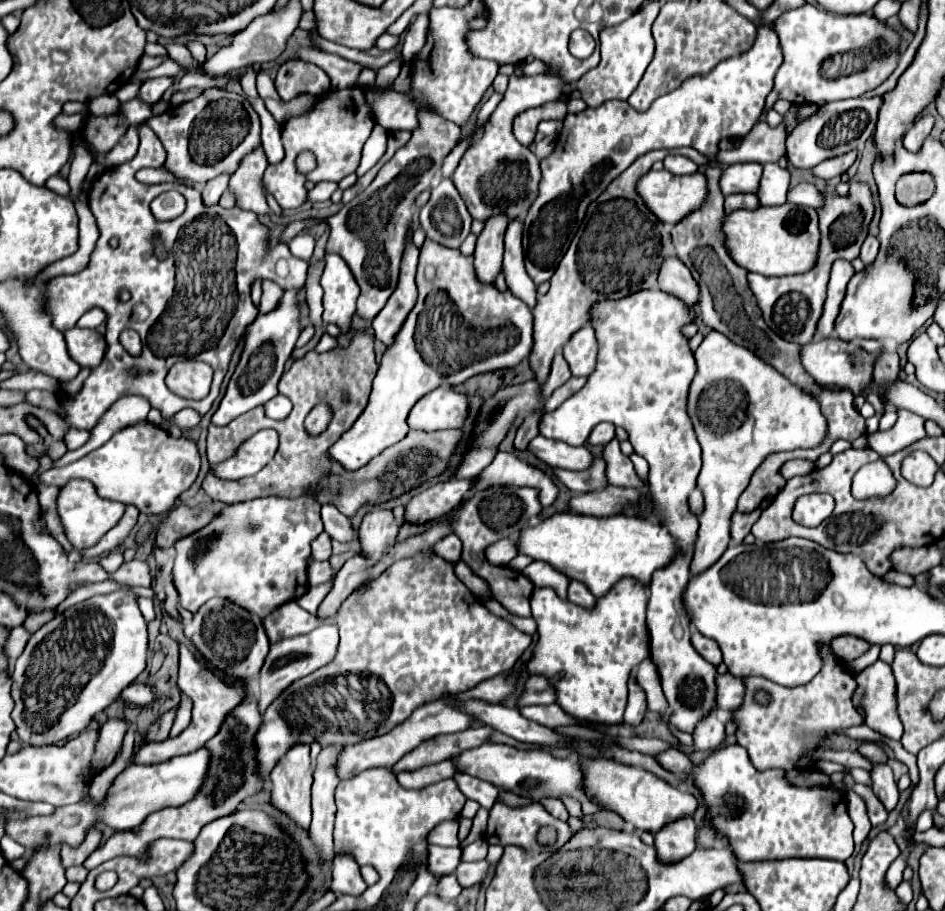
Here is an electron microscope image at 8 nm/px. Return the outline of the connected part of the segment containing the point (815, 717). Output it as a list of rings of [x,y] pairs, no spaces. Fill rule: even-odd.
[[[821,646],[819,656],[823,660],[823,666],[819,674],[805,686],[785,688],[759,676],[743,678],[743,684],[745,684],[743,704],[741,708],[731,712],[731,718],[737,724],[737,730],[735,730],[737,744],[747,750],[757,770],[769,770],[769,768],[799,770],[799,758],[803,758],[809,752],[815,752],[819,748],[819,742],[825,736],[843,728],[865,723],[865,719],[857,714],[851,700],[857,688],[855,676],[849,672],[845,662],[841,662],[833,654],[829,646]],[[759,688],[765,688],[771,694],[769,706],[759,706],[753,700],[753,694]]]

